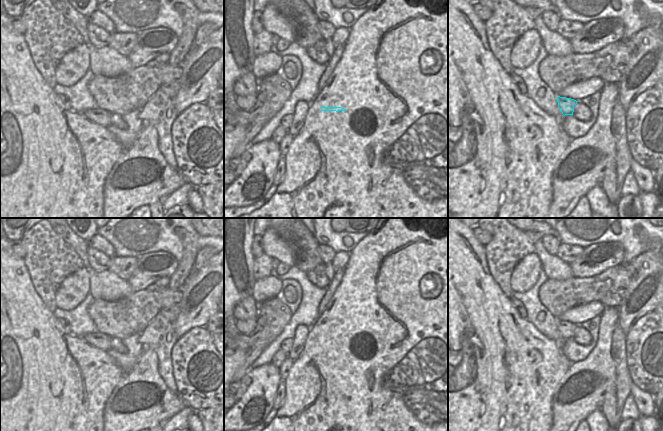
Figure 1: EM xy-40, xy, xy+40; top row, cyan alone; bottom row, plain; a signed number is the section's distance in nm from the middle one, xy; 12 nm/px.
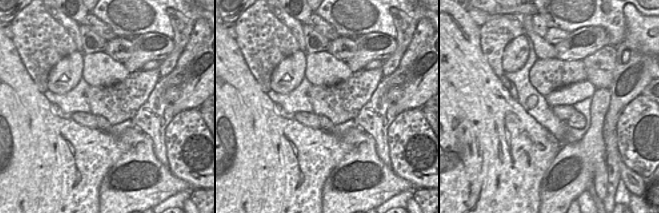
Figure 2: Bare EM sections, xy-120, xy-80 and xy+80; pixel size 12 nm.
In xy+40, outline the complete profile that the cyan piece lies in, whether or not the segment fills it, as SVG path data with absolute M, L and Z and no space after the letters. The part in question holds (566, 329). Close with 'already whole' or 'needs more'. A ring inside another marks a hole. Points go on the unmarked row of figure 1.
M557 321L558 331L560 332L562 338L565 339L573 339L574 330L577 328L578 325L566 322L566 321Z; already whole

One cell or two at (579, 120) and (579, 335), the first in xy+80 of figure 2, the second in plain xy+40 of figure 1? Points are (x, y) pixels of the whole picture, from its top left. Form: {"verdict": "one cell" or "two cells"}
{"verdict": "one cell"}

